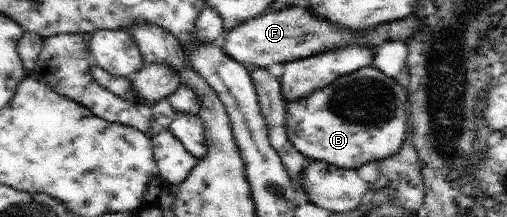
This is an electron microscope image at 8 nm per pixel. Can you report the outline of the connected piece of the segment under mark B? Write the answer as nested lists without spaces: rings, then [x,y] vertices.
[[[364,67],[337,78],[326,88],[318,89],[300,100],[286,102],[286,132],[291,145],[309,160],[322,161],[348,170],[359,169],[367,162],[386,160],[394,156],[405,141],[409,120],[408,90],[377,68]]]

